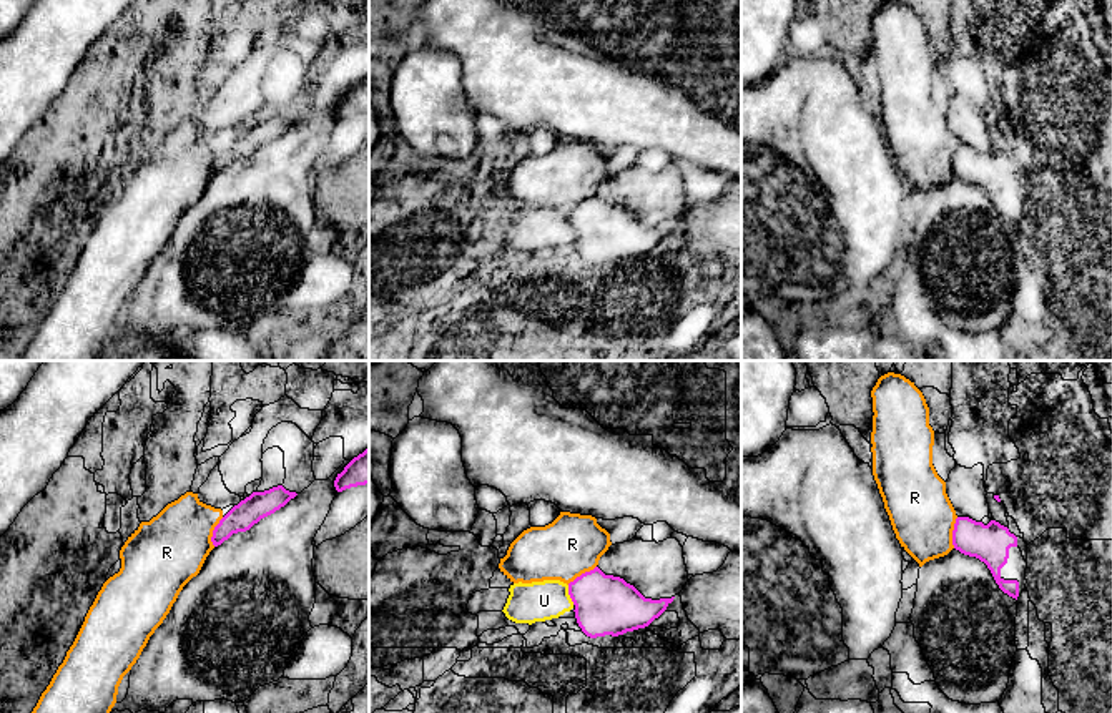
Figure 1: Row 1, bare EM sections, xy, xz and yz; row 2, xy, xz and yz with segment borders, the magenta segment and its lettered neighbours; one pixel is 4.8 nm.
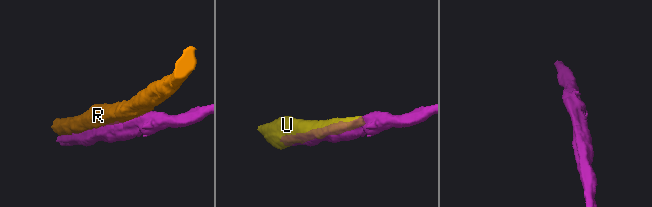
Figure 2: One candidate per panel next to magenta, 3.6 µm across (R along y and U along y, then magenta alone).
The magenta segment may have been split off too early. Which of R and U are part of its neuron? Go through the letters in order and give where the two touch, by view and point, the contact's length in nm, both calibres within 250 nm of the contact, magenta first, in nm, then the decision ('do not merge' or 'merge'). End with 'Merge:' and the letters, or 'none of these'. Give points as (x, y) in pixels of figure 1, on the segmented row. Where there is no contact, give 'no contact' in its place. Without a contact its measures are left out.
R: yz (953, 532) | 150 nm | 180/300 nm | do not merge
U: xz (569, 594) | 100 nm | 280/190 nm | do not merge
Merge: none of these

